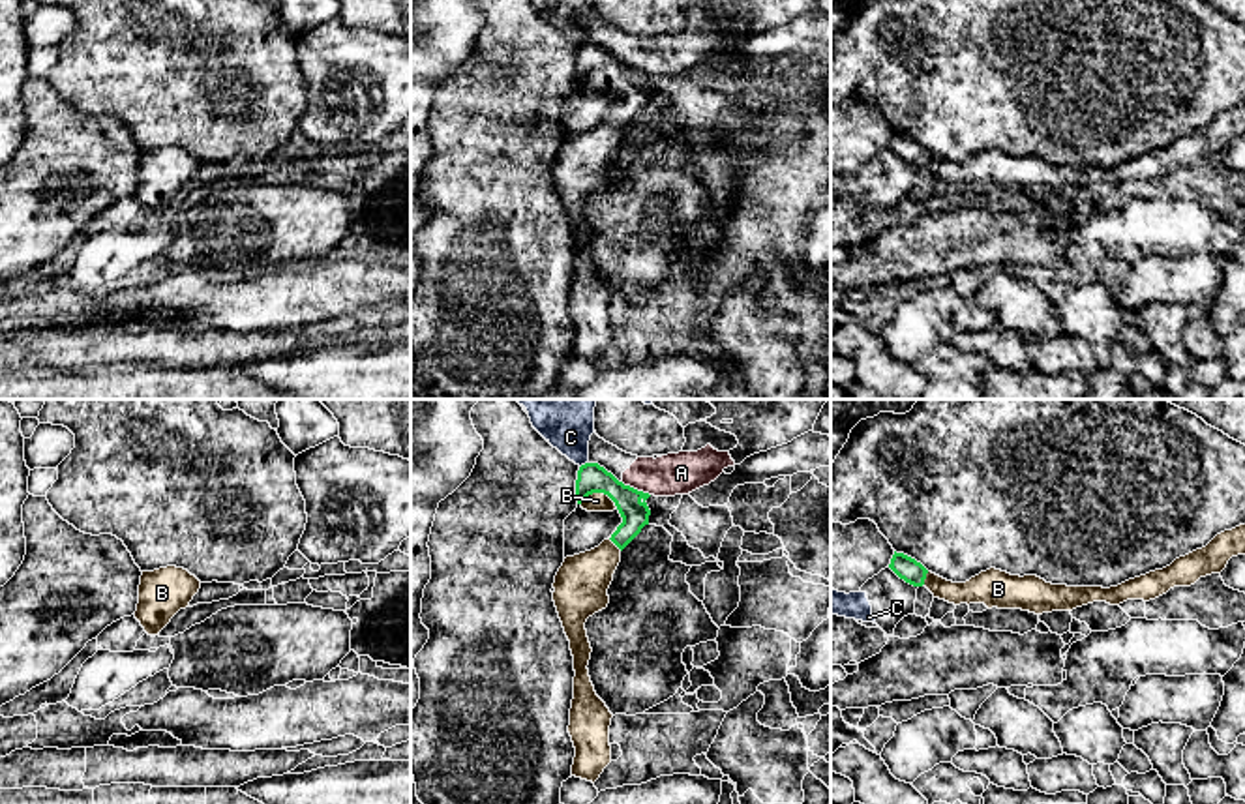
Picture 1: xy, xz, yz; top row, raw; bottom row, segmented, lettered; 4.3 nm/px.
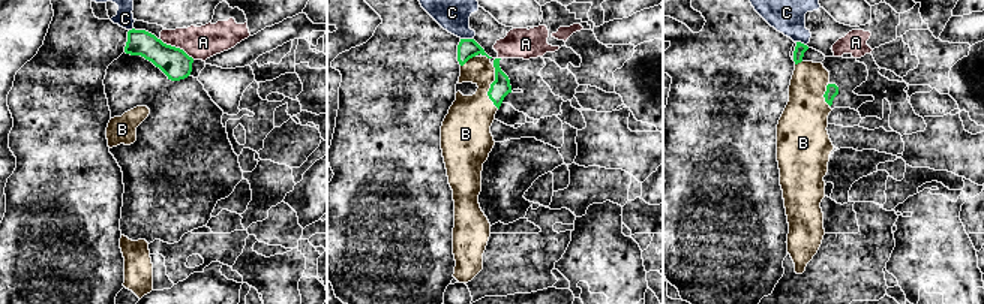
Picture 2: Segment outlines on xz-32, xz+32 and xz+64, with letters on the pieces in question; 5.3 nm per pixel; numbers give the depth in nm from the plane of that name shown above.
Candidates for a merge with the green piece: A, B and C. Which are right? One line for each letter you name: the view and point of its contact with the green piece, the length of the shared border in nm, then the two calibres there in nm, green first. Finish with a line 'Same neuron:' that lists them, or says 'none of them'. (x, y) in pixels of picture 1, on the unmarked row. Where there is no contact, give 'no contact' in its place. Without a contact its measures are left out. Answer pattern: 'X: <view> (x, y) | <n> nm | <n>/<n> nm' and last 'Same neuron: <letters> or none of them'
B: xz (599, 72) | 170 nm | 130/80 nm
Same neuron: B

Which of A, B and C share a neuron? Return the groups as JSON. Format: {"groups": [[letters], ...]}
{"groups": [["A", "C"], ["B"]]}

